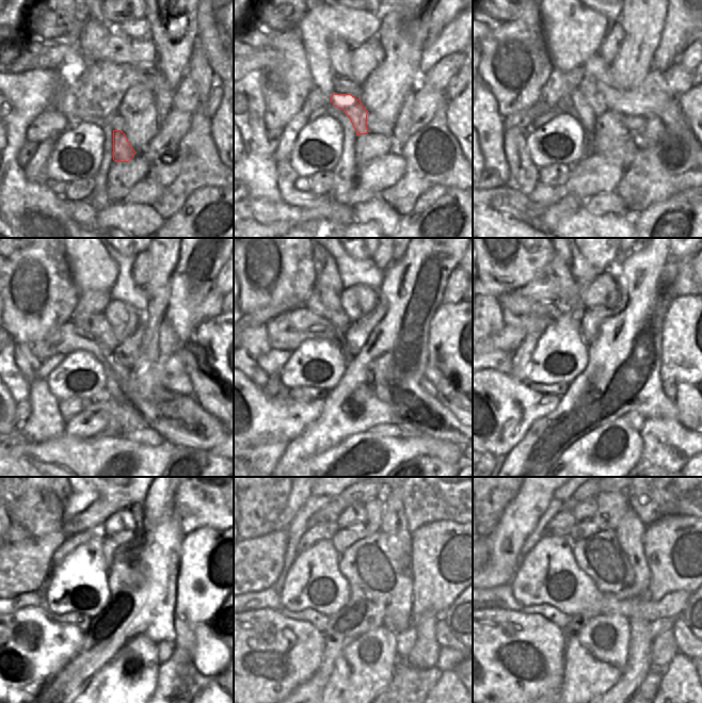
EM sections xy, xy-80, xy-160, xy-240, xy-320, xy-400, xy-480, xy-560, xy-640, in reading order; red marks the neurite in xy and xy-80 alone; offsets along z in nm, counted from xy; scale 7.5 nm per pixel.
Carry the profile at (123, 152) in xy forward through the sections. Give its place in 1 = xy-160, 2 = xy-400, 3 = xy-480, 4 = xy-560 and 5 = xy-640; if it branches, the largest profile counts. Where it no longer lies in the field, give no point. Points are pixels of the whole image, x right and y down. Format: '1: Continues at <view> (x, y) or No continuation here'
1: Continues at xy-160 (590, 85)
2: Continues at xy-400 (602, 291)
3: Continues at xy-480 (121, 521)
4: Continues at xy-560 (355, 513)
5: Continues at xy-640 (587, 508).

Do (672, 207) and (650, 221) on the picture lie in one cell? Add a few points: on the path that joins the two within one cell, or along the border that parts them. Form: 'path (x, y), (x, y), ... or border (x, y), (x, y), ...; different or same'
path (667, 209), (655, 220); same

